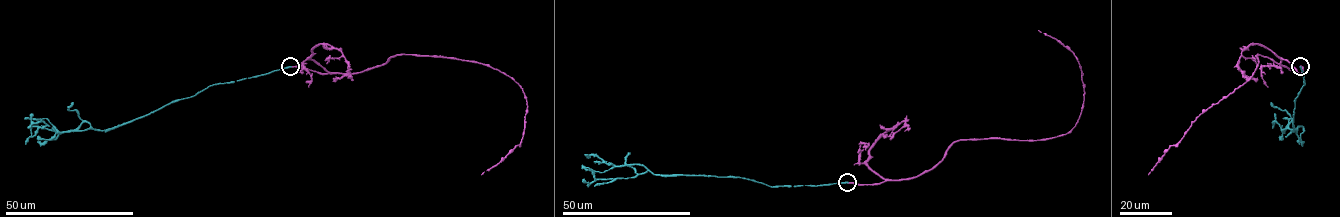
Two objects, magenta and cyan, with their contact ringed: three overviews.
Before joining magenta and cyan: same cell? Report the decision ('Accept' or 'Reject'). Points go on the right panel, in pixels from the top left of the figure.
Reject

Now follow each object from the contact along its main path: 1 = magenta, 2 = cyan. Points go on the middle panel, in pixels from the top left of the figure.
1: (847, 183), (917, 177), (960, 140), (1046, 139), (1068, 133), (1084, 100), (1081, 67), (1071, 51), (1038, 30)
2: (847, 182), (770, 187), (744, 178), (653, 174), (649, 170), (631, 178), (595, 179), (587, 185), (582, 181)

